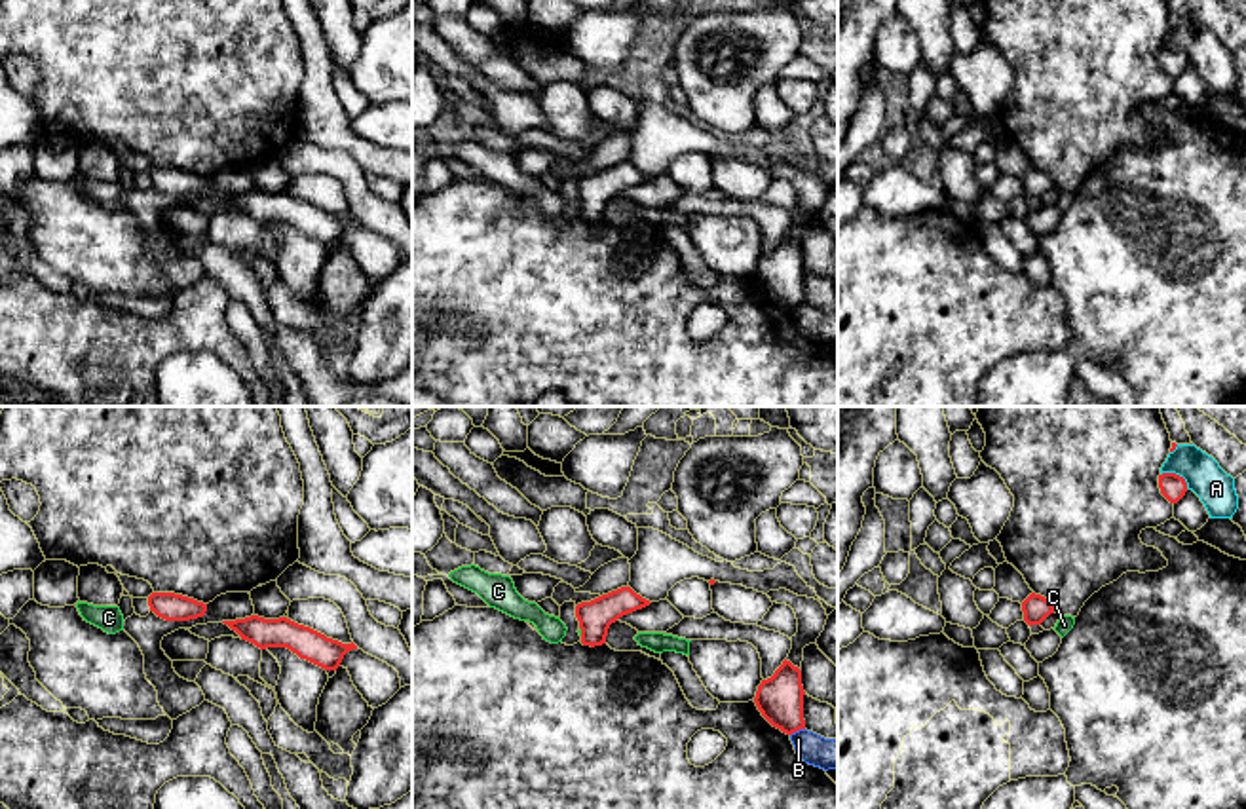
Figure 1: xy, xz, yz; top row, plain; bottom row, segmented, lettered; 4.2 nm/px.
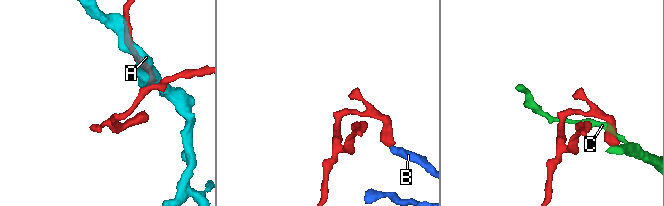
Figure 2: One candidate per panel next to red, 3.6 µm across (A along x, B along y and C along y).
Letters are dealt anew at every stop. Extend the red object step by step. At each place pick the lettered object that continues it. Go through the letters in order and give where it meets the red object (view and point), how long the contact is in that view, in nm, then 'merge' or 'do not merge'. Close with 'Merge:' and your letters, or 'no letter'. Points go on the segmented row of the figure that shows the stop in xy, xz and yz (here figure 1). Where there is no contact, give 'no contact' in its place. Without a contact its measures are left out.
A: yz (1174, 473) | 130 nm | do not merge
B: xz (796, 730) | 70 nm | do not merge
C: xz (582, 631) | 40 nm | do not merge
Merge: no letter

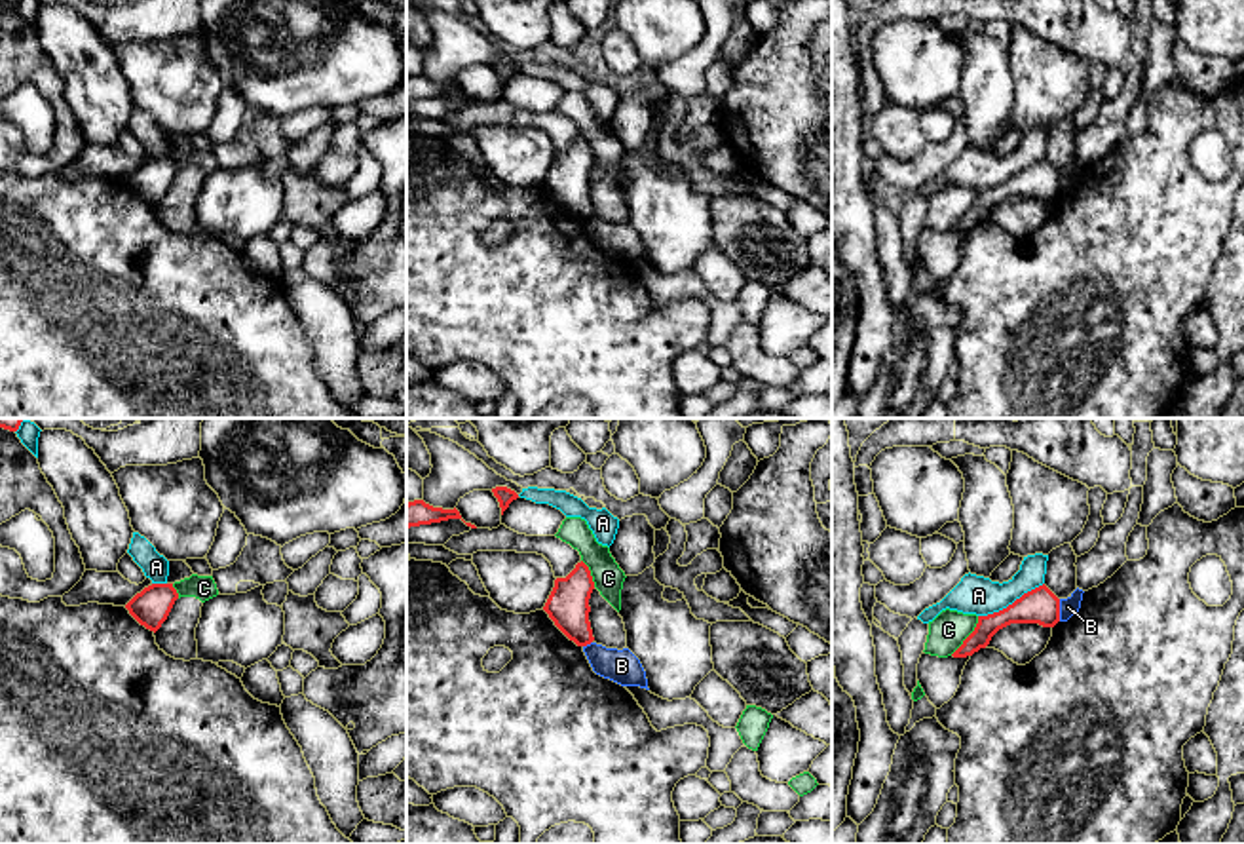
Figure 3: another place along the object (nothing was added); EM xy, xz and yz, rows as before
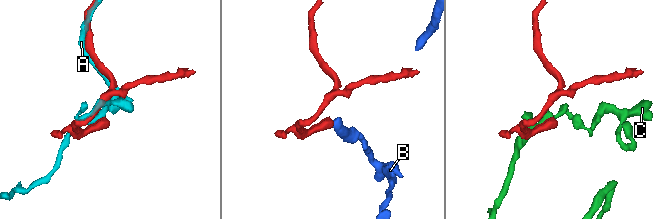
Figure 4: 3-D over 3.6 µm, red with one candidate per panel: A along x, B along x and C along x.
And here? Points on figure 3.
A: yz (1013, 603) | 320 nm | do not merge
B: yz (1058, 611) | 100 nm | do not merge
C: yz (969, 635) | 200 nm | do not merge
Merge: no letter

